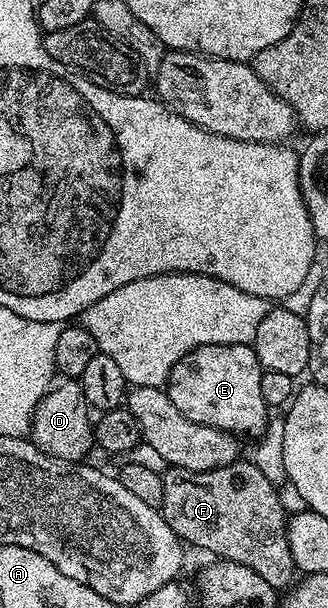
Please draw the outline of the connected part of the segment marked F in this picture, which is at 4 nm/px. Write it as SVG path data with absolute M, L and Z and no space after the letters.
M238 459L235 464L205 472L171 467L162 474L162 477L164 479L162 517L184 544L188 546L191 544L207 551L214 558L249 567L278 591L288 588L294 582L297 570L291 557L290 545L287 543L287 512L285 513L278 495L278 488L263 476L252 461Z

